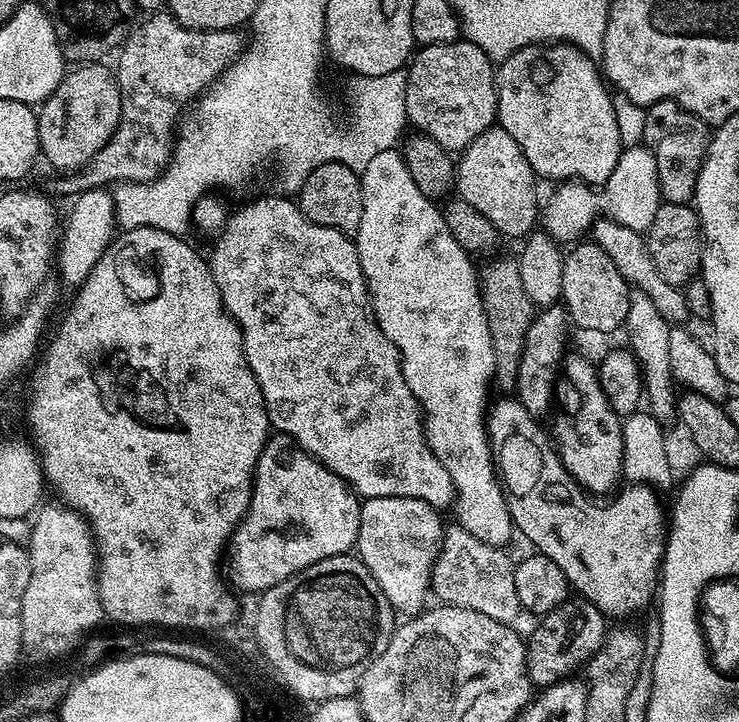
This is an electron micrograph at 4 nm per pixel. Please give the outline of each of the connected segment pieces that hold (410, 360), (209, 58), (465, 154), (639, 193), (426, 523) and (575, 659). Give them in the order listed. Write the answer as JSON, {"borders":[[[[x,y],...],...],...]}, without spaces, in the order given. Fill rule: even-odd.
{"borders":[[[[399,151],[383,152],[374,157],[366,165],[366,170],[359,173],[360,185],[362,186],[362,222],[358,222],[358,230],[354,233],[354,243],[358,250],[358,262],[362,266],[362,274],[366,278],[368,296],[372,300],[372,312],[376,316],[376,324],[390,338],[390,342],[399,350],[402,366],[402,374],[406,378],[406,386],[414,394],[414,398],[420,404],[420,411],[424,417],[424,437],[428,439],[430,450],[446,466],[446,474],[452,479],[452,491],[454,493],[454,509],[456,508],[455,523],[466,529],[474,538],[478,538],[487,544],[497,546],[507,545],[507,540],[514,536],[514,525],[512,515],[508,509],[508,503],[504,497],[504,489],[501,488],[496,474],[496,465],[492,462],[492,446],[488,438],[488,425],[486,417],[490,407],[488,400],[488,387],[491,389],[494,384],[494,350],[490,346],[490,326],[486,326],[486,314],[484,303],[480,297],[480,277],[477,265],[469,253],[454,242],[454,234],[450,234],[450,226],[446,226],[444,213],[418,186],[414,186],[414,178],[410,178],[410,170],[406,170],[406,162]]],[[[167,10],[157,11],[149,15],[147,19],[145,24],[137,23],[129,32],[128,39],[124,41],[118,52],[120,61],[114,64],[114,75],[116,84],[120,88],[120,101],[122,102],[116,132],[110,138],[110,142],[106,142],[106,146],[102,146],[102,150],[98,150],[98,154],[90,158],[85,168],[57,175],[57,180],[49,182],[47,191],[53,197],[75,198],[81,192],[88,192],[91,188],[104,188],[119,183],[149,184],[152,180],[164,175],[164,171],[168,169],[168,163],[172,160],[174,137],[178,132],[182,113],[204,95],[204,89],[209,88],[215,82],[216,77],[222,75],[246,48],[245,41],[243,39],[240,41],[241,33],[230,28],[190,30],[179,24],[172,17],[172,13]]],[[[493,126],[491,128],[487,128],[485,132],[478,134],[478,138],[474,138],[474,142],[470,142],[468,147],[465,148],[463,152],[459,153],[458,163],[456,165],[456,183],[454,185],[455,191],[458,193],[459,199],[470,202],[470,206],[474,206],[474,210],[478,210],[481,214],[483,214],[483,216],[490,218],[490,222],[496,228],[497,233],[499,233],[501,237],[520,236],[519,238],[524,238],[537,227],[538,200],[536,204],[536,183],[538,183],[538,177],[536,173],[532,171],[530,162],[526,162],[526,154],[522,154],[522,146],[518,146],[518,142],[514,142],[514,138],[510,138],[510,134],[506,134],[506,130],[502,127]]],[[[643,146],[625,147],[623,151],[621,151],[620,157],[618,158],[618,166],[614,166],[614,174],[610,174],[610,178],[602,186],[602,192],[604,192],[604,197],[602,197],[601,200],[599,194],[596,193],[599,191],[597,191],[595,187],[589,186],[583,182],[564,182],[561,183],[559,186],[553,188],[556,189],[553,190],[552,197],[550,197],[549,200],[545,202],[545,204],[543,201],[542,204],[542,228],[543,231],[547,232],[548,235],[551,236],[552,239],[557,242],[565,242],[564,240],[572,240],[572,239],[573,239],[572,241],[575,241],[577,238],[580,238],[580,237],[575,238],[575,236],[580,236],[583,234],[583,232],[585,235],[585,233],[587,233],[589,229],[591,229],[592,225],[596,223],[601,213],[603,213],[603,215],[607,217],[607,219],[617,220],[617,222],[620,223],[622,226],[630,226],[630,230],[634,230],[635,232],[641,234],[647,233],[648,227],[650,226],[650,222],[654,222],[654,214],[658,214],[658,210],[660,209],[662,203],[660,198],[660,183],[658,182],[658,166],[654,162],[654,154],[651,152],[651,150]]],[[[370,498],[360,506],[360,525],[354,545],[358,559],[364,563],[366,570],[370,570],[374,582],[378,582],[393,610],[397,613],[405,612],[403,615],[408,618],[417,615],[425,607],[424,599],[429,599],[430,596],[432,567],[444,540],[445,525],[440,524],[440,516],[437,509],[418,498]]],[[[569,598],[553,612],[543,613],[539,620],[540,625],[526,636],[526,662],[528,677],[537,689],[543,690],[571,677],[575,668],[583,669],[587,665],[604,641],[606,617],[589,600]]]]}

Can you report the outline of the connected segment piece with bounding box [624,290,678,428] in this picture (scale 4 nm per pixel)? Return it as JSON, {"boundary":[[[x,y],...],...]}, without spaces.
{"boundary":[[[631,291],[629,293],[630,309],[627,310],[625,333],[628,332],[629,349],[635,353],[641,366],[641,375],[644,377],[644,400],[649,415],[659,422],[661,427],[670,428],[676,424],[676,402],[678,392],[675,380],[670,370],[670,336],[671,325],[658,312],[649,296],[645,292]]]}

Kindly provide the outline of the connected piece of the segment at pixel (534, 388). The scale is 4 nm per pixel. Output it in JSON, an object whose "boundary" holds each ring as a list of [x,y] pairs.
{"boundary":[[[557,302],[541,307],[530,322],[530,330],[526,330],[526,344],[522,346],[522,363],[518,366],[518,382],[515,399],[520,405],[537,418],[544,418],[548,407],[554,404],[554,385],[562,372],[566,355],[564,347],[568,344],[568,310],[563,303]]]}

